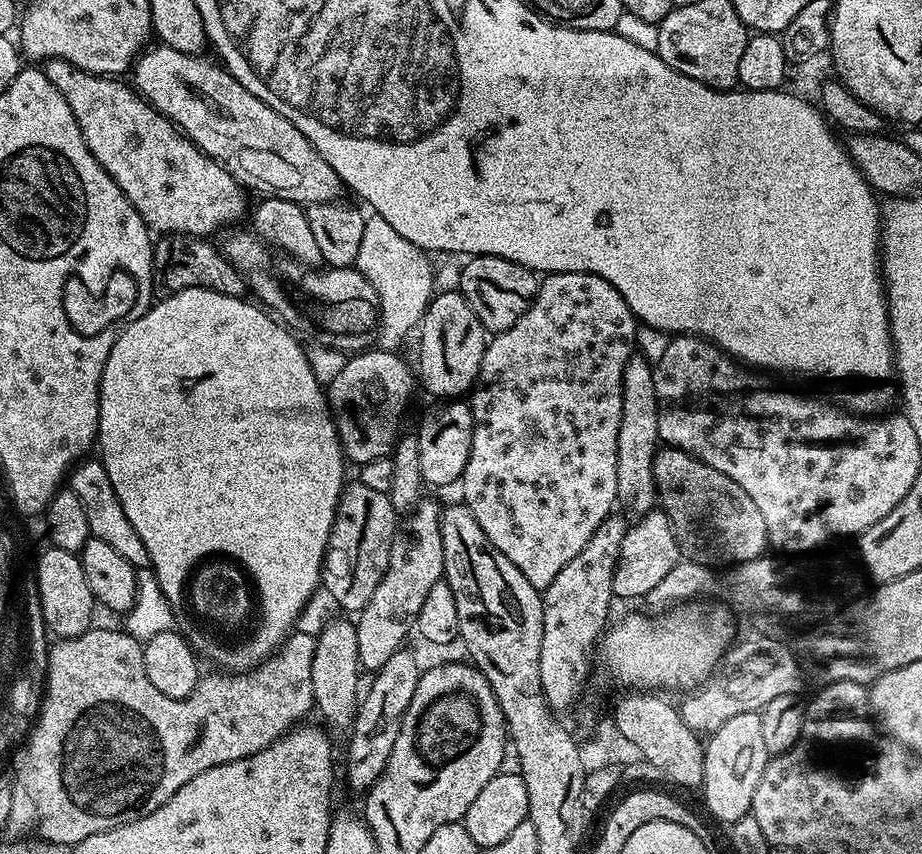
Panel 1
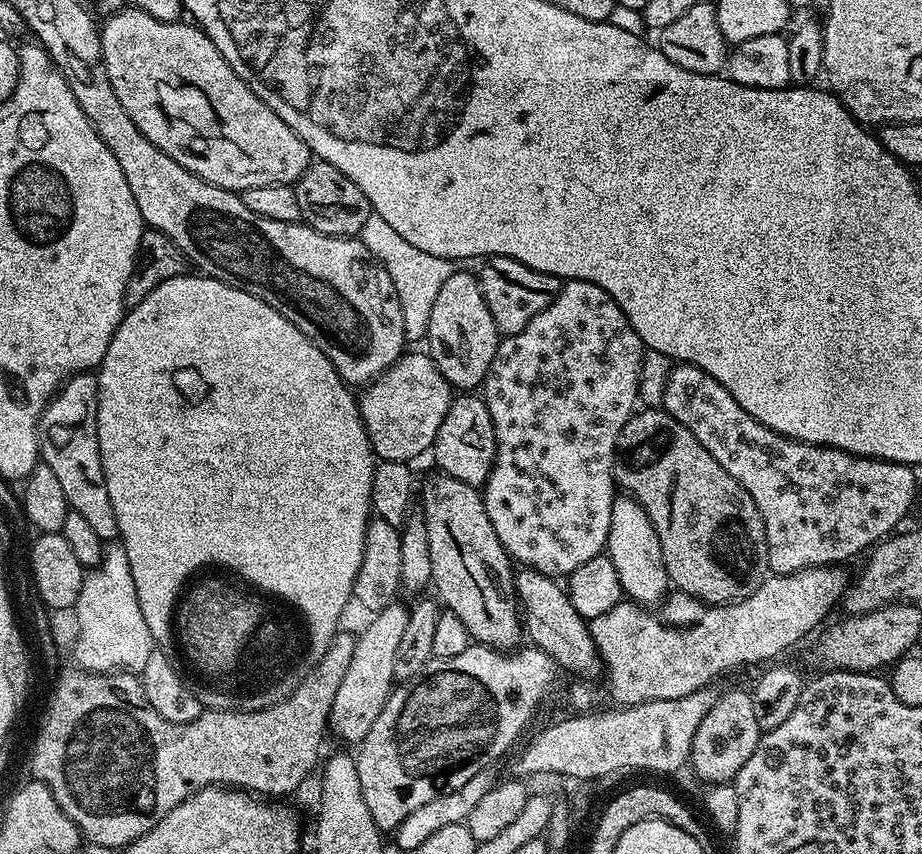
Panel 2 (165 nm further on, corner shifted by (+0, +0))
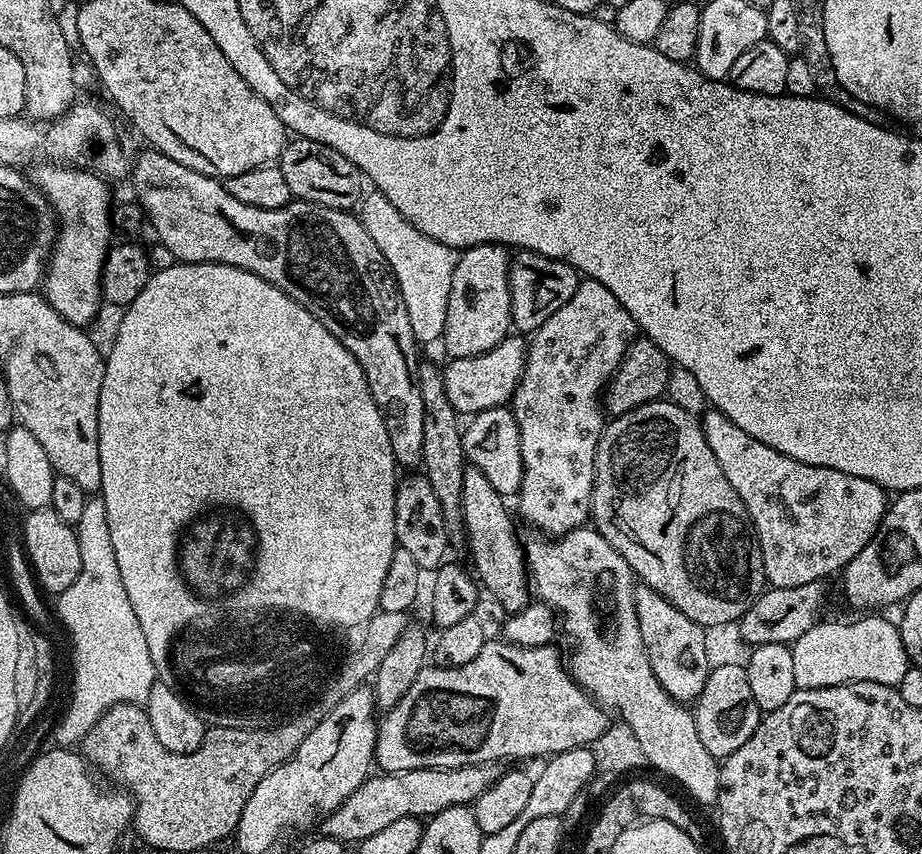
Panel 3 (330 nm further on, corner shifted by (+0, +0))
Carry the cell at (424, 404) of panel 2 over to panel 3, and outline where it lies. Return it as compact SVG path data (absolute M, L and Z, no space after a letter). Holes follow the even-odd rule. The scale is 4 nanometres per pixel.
M510 334L502 342L498 342L498 346L476 357L449 359L449 364L444 364L442 371L446 397L456 413L475 414L482 410L505 407L511 401L514 390L522 378L527 353L525 337Z

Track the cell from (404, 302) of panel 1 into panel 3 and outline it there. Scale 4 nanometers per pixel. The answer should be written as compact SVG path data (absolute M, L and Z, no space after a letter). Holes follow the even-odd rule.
M372 190L361 199L358 215L366 234L374 238L374 246L382 250L382 258L390 266L396 279L406 314L410 318L410 330L414 330L417 345L432 344L441 339L446 326L446 302L450 302L450 281L454 279L454 266L458 266L460 252L446 246L418 230L393 206L386 194Z

